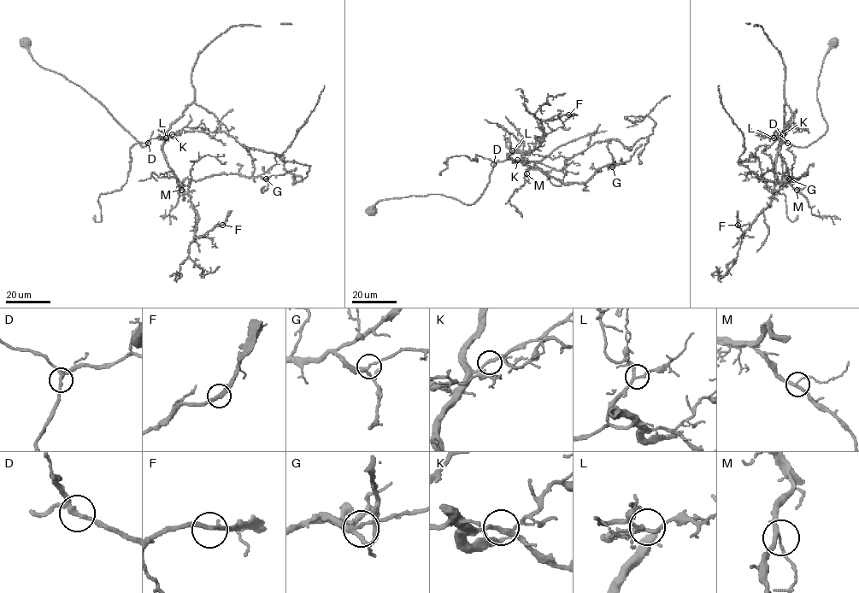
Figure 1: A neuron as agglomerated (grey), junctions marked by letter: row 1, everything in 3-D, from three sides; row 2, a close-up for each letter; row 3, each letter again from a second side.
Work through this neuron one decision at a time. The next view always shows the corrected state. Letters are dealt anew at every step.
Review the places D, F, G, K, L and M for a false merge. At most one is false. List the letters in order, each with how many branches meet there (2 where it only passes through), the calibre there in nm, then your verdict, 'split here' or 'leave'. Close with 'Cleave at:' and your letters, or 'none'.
D: 3 | 220 nm | leave
F: 3 | 220 nm | leave
G: 3 | 240 nm | leave
K: 3 | 200 nm | leave
L: 3 | 200 nm | leave
M: 3 | 200 nm | leave
Cleave at: none

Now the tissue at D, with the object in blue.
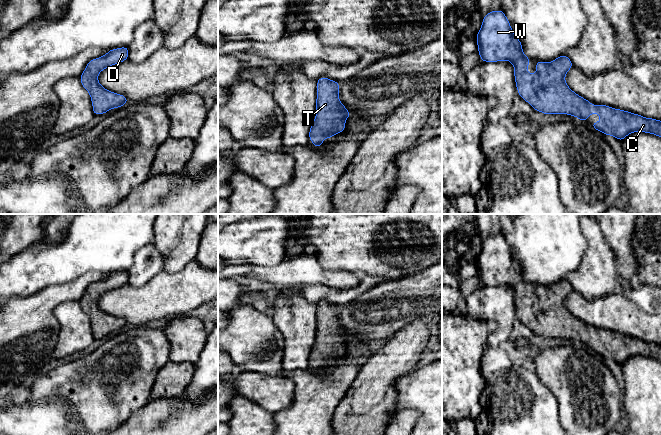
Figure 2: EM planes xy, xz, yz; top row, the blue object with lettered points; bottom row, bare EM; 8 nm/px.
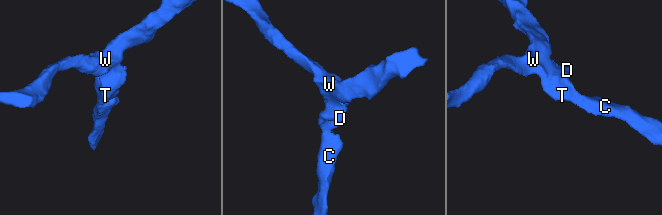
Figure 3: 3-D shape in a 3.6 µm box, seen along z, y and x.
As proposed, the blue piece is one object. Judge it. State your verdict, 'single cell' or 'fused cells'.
single cell

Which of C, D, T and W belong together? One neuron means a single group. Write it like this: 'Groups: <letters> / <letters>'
Groups: C D T W

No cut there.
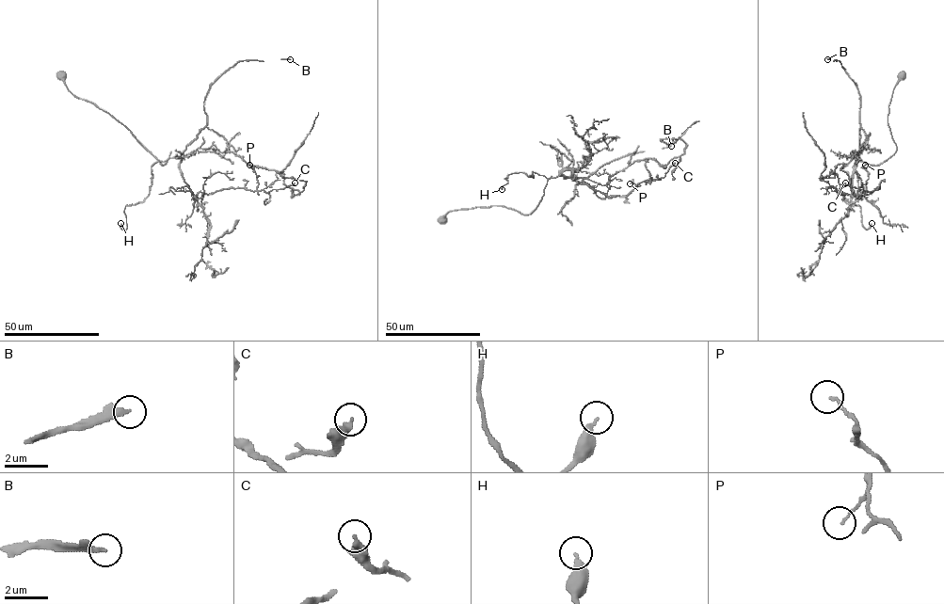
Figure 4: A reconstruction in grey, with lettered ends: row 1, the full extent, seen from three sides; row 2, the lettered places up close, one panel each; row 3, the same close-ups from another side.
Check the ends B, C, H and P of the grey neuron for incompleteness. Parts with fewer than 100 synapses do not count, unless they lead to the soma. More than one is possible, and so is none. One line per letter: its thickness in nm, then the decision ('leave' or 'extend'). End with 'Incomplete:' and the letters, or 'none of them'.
B: 280 nm | extend
C: 280 nm | leave
H: 320 nm | leave
P: 100 nm | leave
Incomplete: B

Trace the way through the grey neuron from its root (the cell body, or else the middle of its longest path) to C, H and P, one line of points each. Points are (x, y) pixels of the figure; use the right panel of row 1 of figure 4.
C: (902, 75), (888, 115), (896, 151), (877, 166), (858, 157), (852, 177), (856, 195), (879, 188), (845, 182)
H: (902, 75), (888, 115), (896, 151), (877, 166), (855, 164), (855, 204), (860, 208), (863, 228), (872, 223)
P: (902, 75), (888, 115), (896, 151), (877, 166), (857, 157), (856, 195), (879, 188), (866, 189), (865, 165)

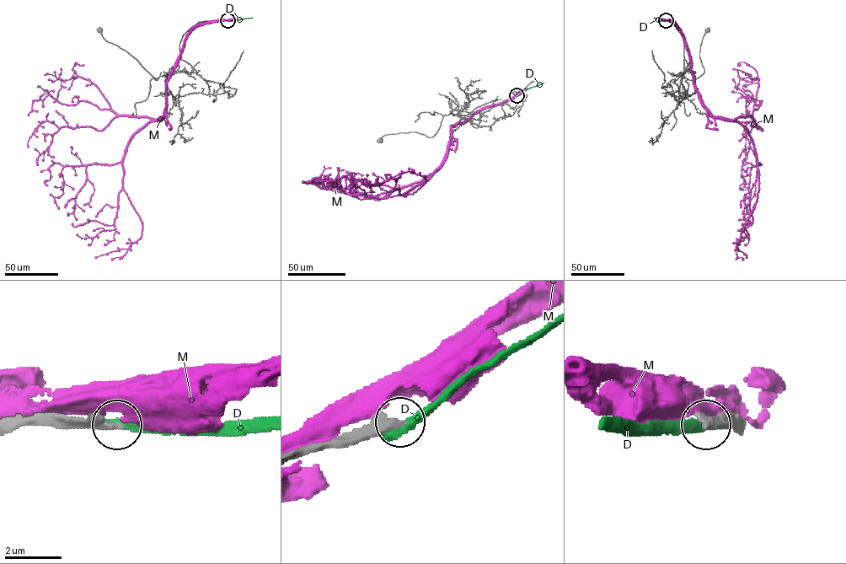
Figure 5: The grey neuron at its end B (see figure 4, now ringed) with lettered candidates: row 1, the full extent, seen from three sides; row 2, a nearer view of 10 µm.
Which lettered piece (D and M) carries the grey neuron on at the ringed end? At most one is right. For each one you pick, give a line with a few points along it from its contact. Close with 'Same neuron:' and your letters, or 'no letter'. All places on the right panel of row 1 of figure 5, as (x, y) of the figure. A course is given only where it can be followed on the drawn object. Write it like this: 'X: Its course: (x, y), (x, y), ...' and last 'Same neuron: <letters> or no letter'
Same neuron: no letter

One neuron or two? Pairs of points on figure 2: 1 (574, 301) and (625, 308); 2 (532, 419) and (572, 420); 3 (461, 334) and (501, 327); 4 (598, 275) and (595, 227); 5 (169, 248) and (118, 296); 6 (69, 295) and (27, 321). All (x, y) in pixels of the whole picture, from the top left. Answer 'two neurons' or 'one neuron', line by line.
1: one neuron
2: two neurons
3: two neurons
4: one neuron
5: two neurons
6: one neuron

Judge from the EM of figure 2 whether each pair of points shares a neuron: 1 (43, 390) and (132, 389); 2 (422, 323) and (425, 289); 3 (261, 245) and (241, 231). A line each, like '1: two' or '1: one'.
1: one
2: two
3: one

